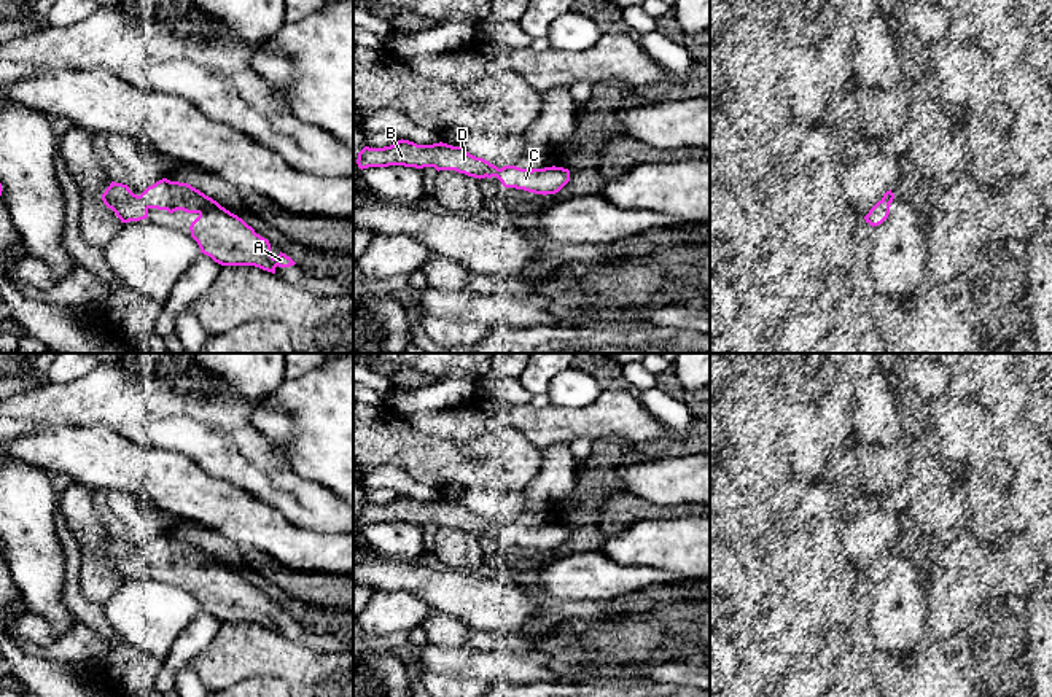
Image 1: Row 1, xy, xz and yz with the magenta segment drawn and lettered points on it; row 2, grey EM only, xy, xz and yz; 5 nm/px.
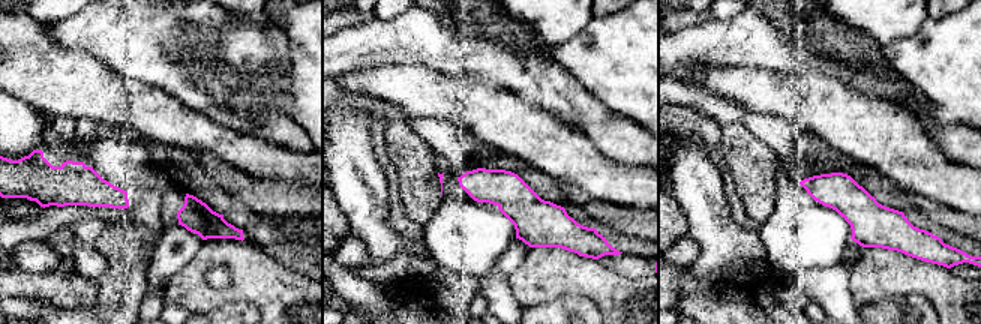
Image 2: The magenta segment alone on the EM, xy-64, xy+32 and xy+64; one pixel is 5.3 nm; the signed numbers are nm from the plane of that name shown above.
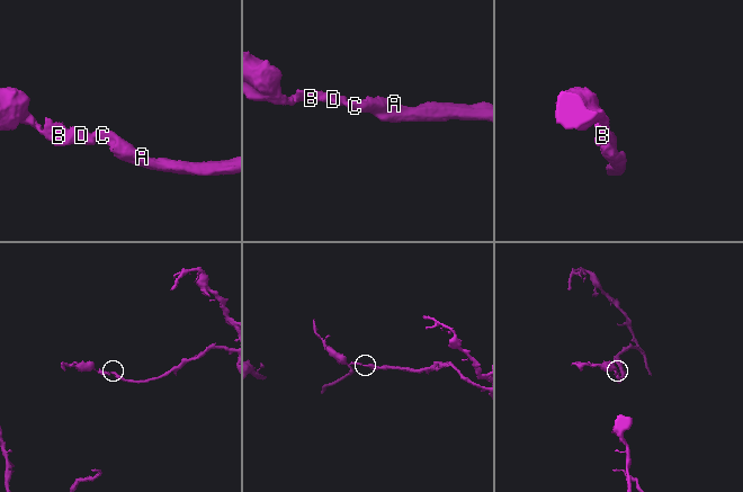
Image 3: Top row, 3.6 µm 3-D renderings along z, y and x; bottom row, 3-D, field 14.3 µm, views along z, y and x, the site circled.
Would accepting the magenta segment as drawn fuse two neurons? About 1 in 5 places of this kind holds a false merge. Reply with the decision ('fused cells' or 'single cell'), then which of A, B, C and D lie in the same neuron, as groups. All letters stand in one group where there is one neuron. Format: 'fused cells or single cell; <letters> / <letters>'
single cell; A B C D

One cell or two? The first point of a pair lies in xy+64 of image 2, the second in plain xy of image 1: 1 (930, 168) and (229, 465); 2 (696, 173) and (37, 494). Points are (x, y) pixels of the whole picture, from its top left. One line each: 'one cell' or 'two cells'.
1: two cells
2: one cell

